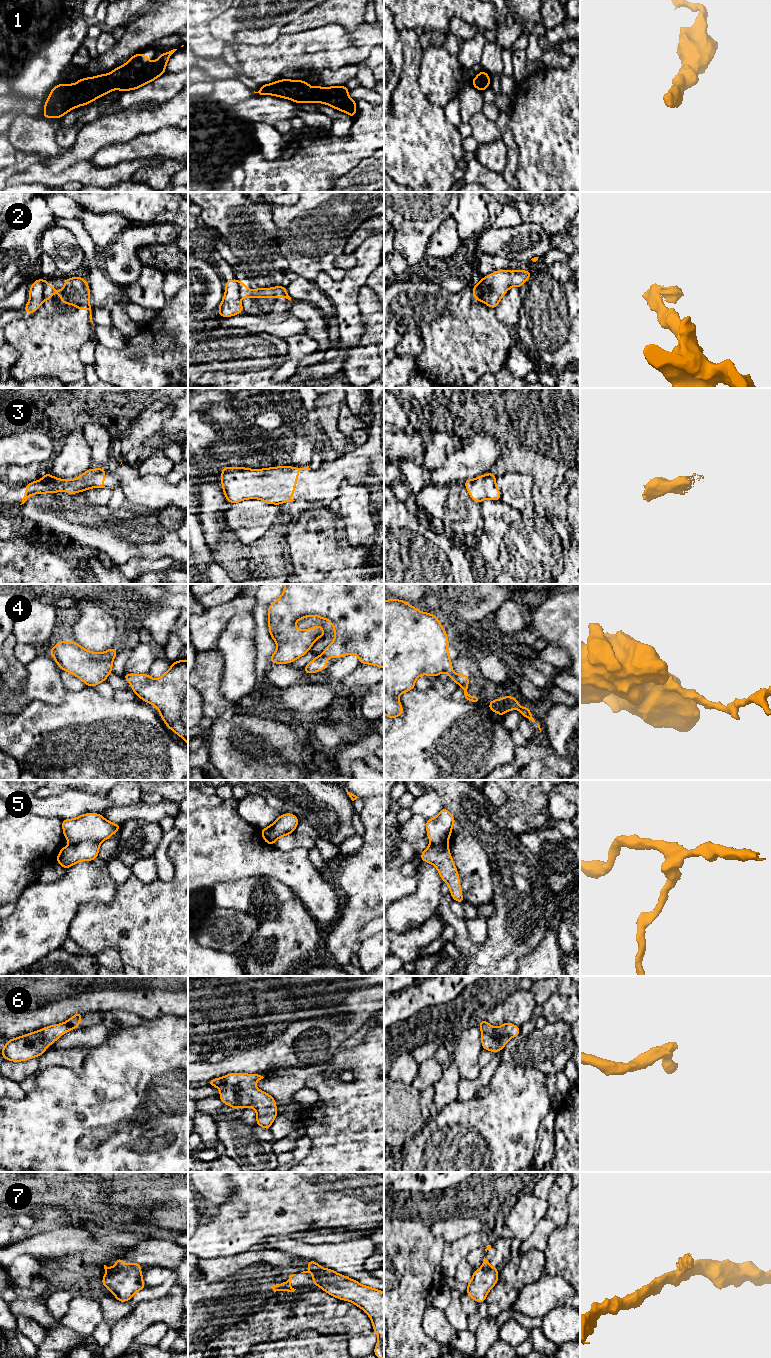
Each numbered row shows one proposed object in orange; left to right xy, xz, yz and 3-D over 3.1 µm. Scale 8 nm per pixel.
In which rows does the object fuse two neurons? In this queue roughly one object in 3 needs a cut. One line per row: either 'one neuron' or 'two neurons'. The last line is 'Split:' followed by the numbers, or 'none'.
1: one neuron
2: two neurons
3: one neuron
4: two neurons
5: two neurons
6: one neuron
7: two neurons
Split: 2, 4, 5, 7

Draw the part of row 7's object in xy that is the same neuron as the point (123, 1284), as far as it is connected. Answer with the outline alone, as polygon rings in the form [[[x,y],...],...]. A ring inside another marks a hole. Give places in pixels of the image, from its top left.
[[[140,1270],[110,1272],[103,1276],[102,1284],[119,1302],[127,1302],[136,1292],[147,1288],[143,1283],[143,1274]]]

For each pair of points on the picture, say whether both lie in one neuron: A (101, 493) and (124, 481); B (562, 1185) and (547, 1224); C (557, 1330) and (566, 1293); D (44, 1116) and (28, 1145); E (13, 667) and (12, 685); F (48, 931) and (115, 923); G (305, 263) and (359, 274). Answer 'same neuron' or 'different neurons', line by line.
A: different neurons
B: different neurons
C: different neurons
D: same neuron
E: same neuron
F: different neurons
G: different neurons

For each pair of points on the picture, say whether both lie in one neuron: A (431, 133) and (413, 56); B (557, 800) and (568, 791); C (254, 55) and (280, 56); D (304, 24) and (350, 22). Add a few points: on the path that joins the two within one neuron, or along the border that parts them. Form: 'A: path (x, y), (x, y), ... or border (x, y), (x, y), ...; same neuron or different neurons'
A: path (412, 114), (410, 110), (410, 75); same neuron
B: border (553, 790), (561, 793), (569, 801); different neurons
C: path (260, 56), (274, 56); same neuron
D: path (315, 18), (318, 16), (339, 16); same neuron

